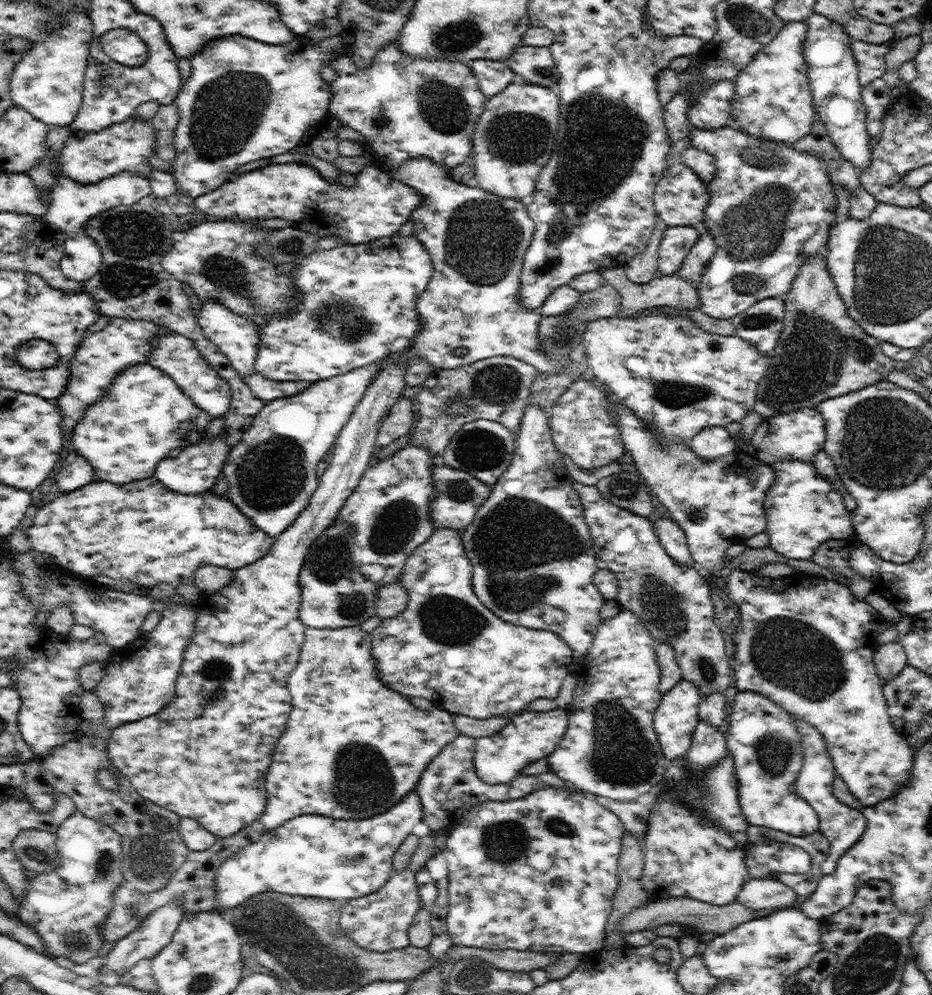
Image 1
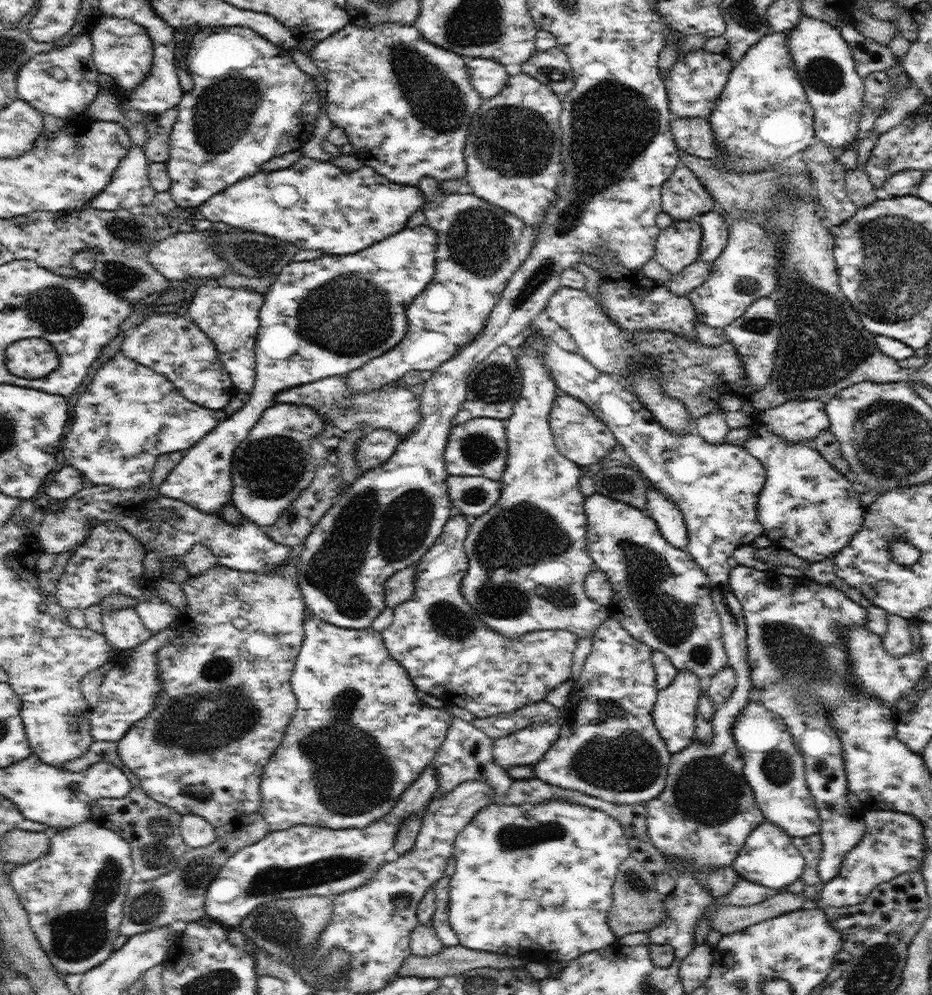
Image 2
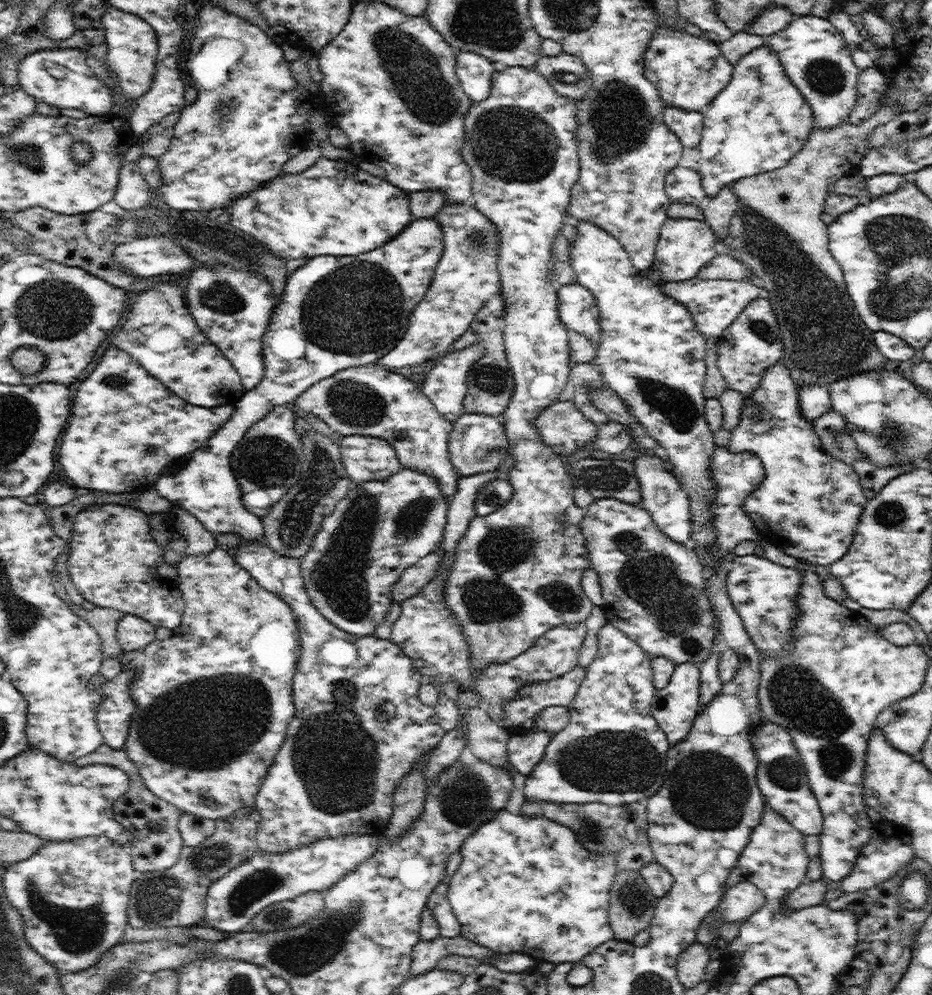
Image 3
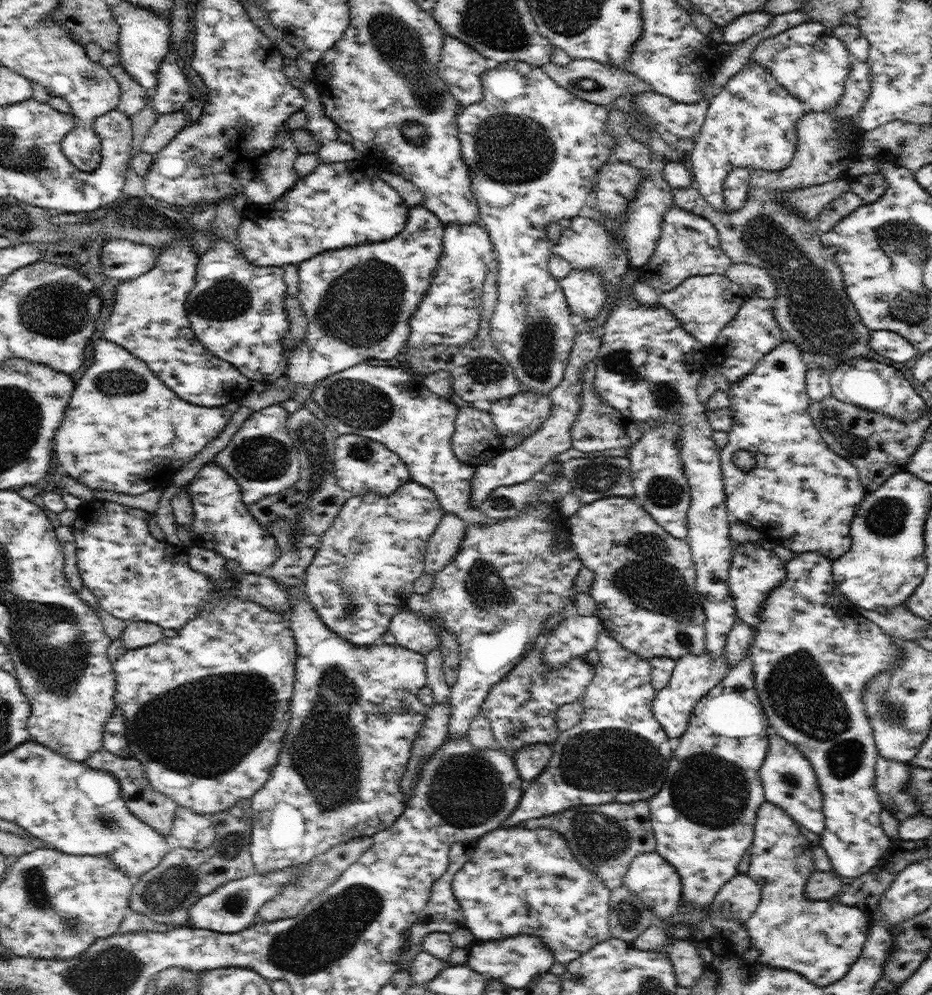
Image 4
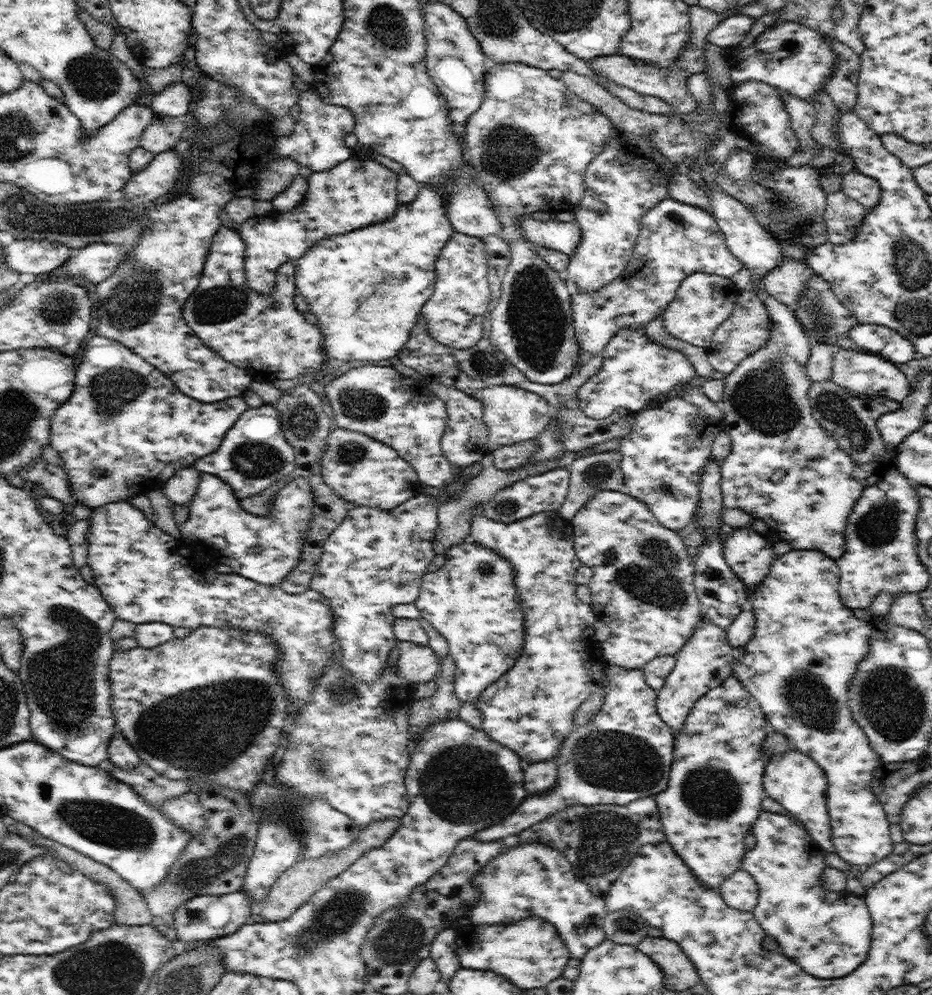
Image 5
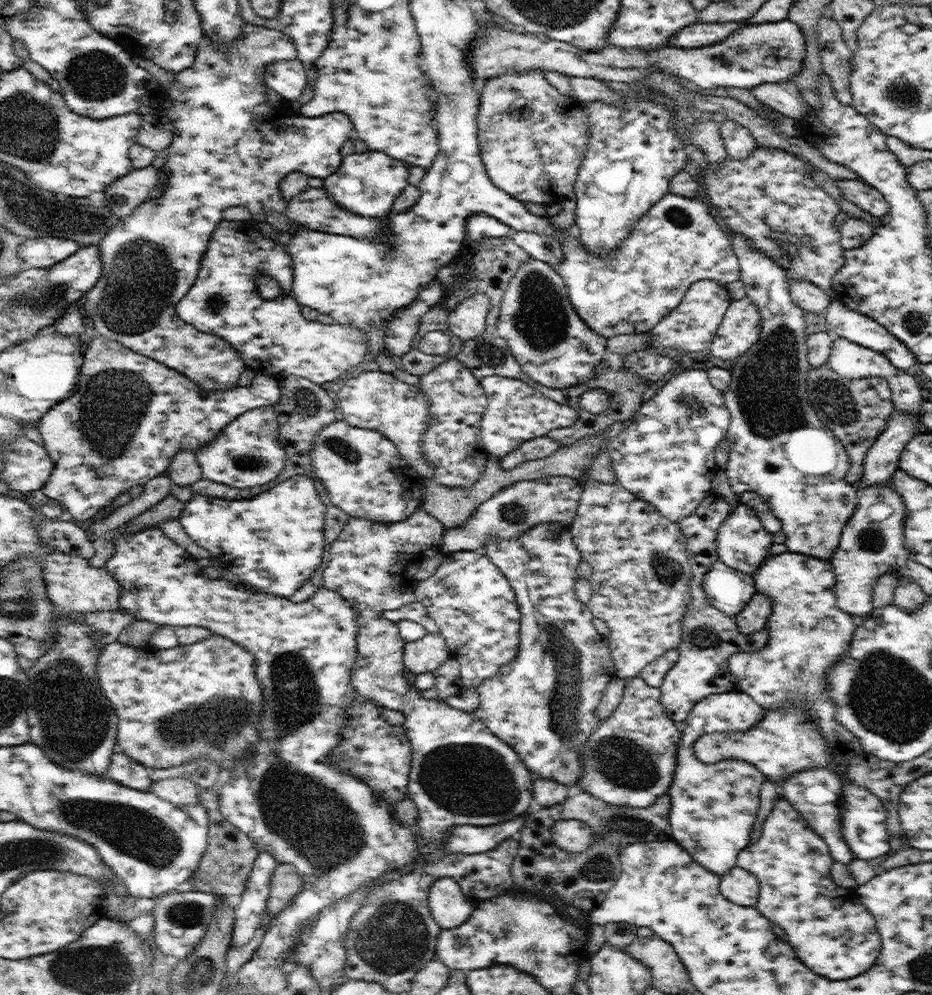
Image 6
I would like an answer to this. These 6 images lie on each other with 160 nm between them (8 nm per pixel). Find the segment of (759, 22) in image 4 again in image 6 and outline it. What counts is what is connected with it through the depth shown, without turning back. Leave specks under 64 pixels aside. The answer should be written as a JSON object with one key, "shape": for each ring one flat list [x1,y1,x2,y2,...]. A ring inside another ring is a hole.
{"shape":[[698,22,678,30,669,38,669,44,678,48,695,49,726,40,743,22]]}

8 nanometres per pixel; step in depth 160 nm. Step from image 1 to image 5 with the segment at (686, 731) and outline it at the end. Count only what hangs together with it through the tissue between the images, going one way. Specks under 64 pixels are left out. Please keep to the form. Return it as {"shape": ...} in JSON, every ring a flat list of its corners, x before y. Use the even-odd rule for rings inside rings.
{"shape":[[702,616,688,642,675,654,675,667,659,690,656,708,660,718,678,732,685,725,694,703,710,689,722,686,733,674,733,664,743,655,743,650,744,647,733,647,728,642,726,629]]}

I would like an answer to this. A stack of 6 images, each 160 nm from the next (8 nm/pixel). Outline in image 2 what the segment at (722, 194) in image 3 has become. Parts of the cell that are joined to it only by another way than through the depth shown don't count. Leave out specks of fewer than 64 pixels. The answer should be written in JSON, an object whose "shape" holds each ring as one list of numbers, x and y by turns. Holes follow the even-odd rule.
{"shape":[[710,211,700,216,702,242,699,259,706,262,716,260,726,248,729,239,729,224,724,215]]}

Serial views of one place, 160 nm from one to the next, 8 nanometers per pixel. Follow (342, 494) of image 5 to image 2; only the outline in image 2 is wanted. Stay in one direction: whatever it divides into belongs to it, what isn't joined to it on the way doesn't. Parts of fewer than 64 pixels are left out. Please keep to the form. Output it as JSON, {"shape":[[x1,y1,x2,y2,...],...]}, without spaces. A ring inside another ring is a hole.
{"shape":[[374,428,361,436,355,448,357,468,365,472,384,464,395,453,401,439,389,428]]}

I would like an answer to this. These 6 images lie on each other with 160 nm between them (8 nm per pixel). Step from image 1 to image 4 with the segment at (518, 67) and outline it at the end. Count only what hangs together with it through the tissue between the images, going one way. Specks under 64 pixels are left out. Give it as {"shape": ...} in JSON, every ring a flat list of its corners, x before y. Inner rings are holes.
{"shape":[[572,59,566,66,559,66,550,62,542,68,550,78,554,79,554,82,566,87,566,90,569,90,578,98,602,106,612,105,616,98,623,96,623,94,629,92,643,93,651,88,645,80,638,78,634,73,622,70,622,68,618,70,614,66,600,64,600,62,590,59]]}

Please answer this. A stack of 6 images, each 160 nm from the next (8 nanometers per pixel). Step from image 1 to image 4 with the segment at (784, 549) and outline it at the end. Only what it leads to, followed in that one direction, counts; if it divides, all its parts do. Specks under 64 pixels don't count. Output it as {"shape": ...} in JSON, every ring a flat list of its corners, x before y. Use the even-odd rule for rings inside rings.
{"shape":[[786,340,762,357,746,376,731,384,730,411,734,422,727,432,728,443,721,448,725,503,732,519,747,522,756,528,763,540,773,536,782,547,796,555,816,551,831,561,838,561,851,548,850,525,868,492,860,484,858,469,836,454,812,423,808,412,810,398,806,392,809,369,802,357,803,351,794,342],[739,450,747,450,754,456,752,470,740,470,734,462,734,455]]}

